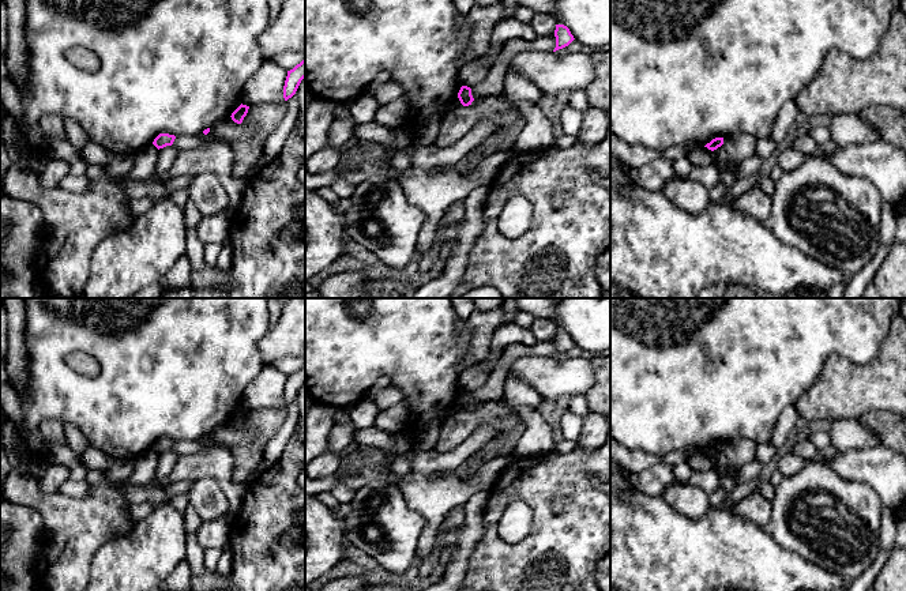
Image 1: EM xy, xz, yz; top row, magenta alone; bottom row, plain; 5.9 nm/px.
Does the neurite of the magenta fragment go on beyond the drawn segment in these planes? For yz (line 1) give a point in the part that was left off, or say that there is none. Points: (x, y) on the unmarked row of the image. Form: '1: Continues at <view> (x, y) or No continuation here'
1: No continuation here

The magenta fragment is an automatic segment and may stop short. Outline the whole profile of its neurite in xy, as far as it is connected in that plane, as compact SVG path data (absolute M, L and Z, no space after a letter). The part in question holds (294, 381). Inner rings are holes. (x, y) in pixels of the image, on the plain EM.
M305 362L293 374L287 376L287 381L286 381L285 391L283 391L285 406L287 406L296 399L304 383L305 383Z

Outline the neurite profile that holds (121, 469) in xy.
M119 459L114 460L110 468L105 470L104 474L112 482L121 482L131 477L135 468L134 459Z

